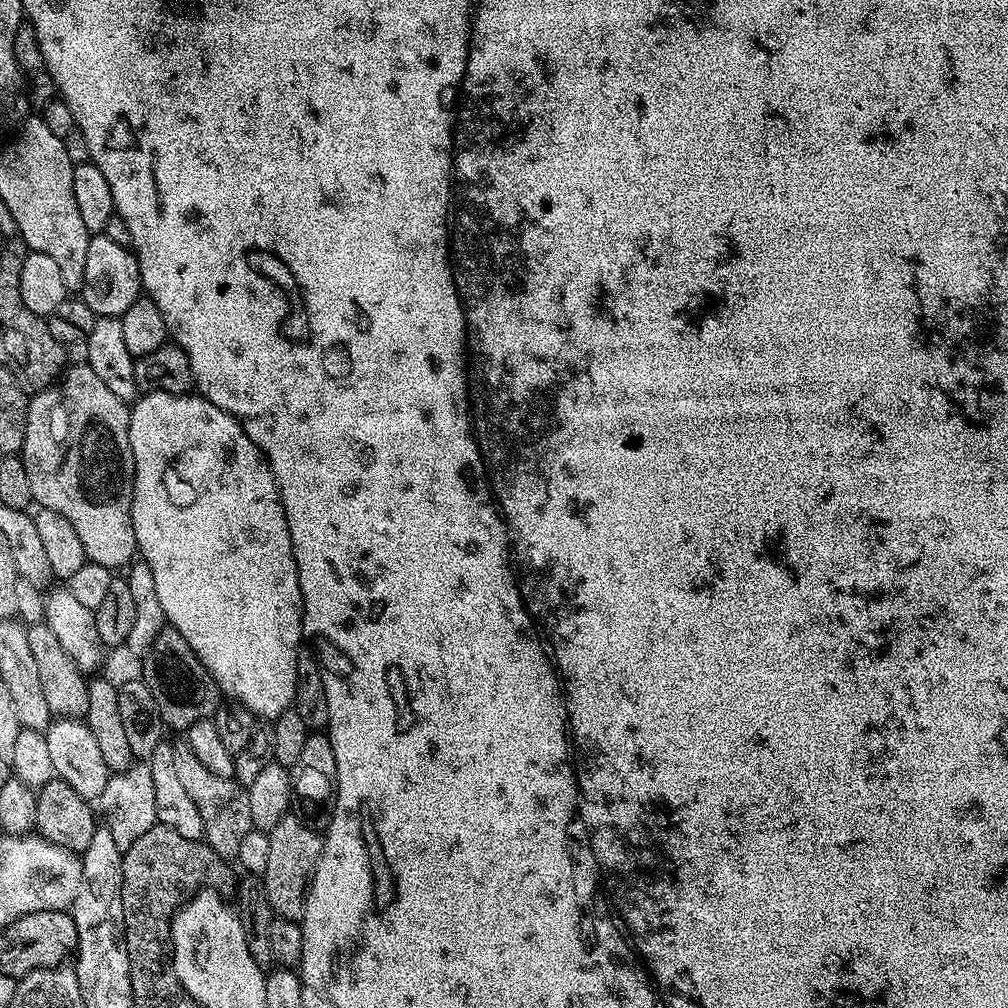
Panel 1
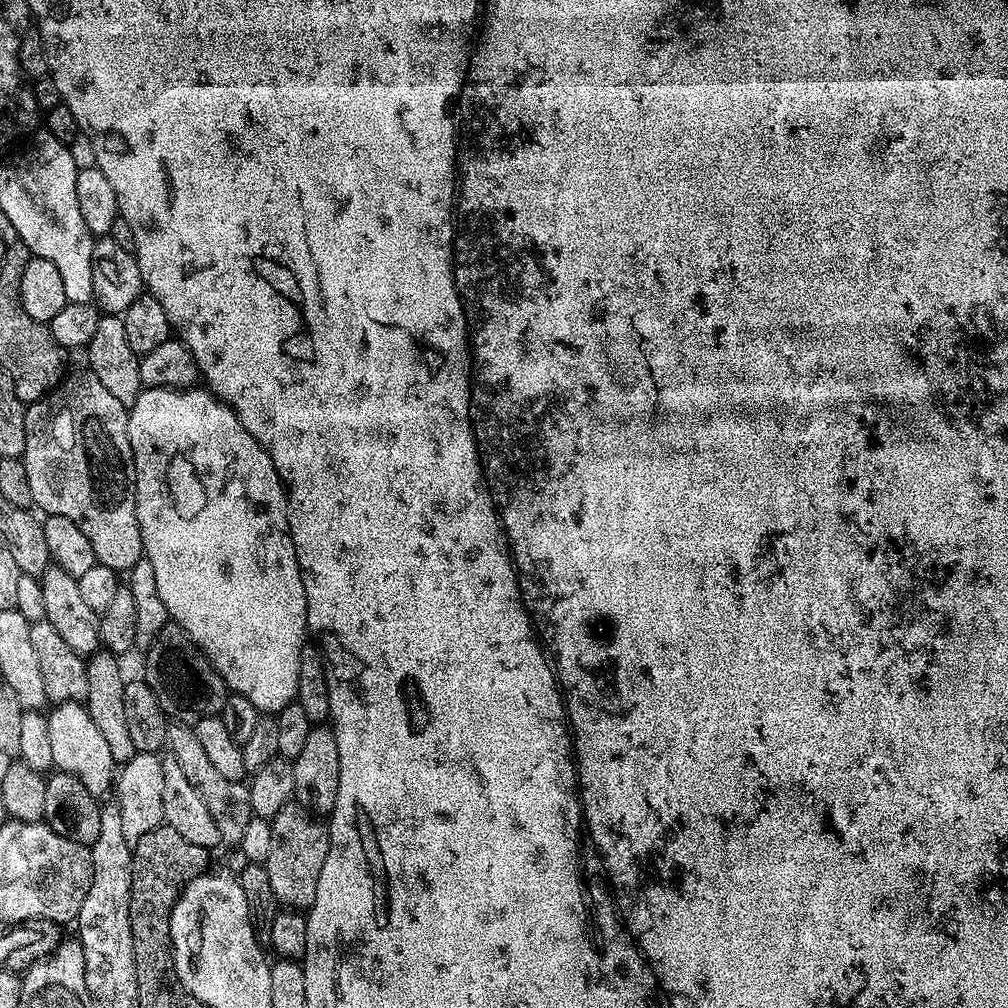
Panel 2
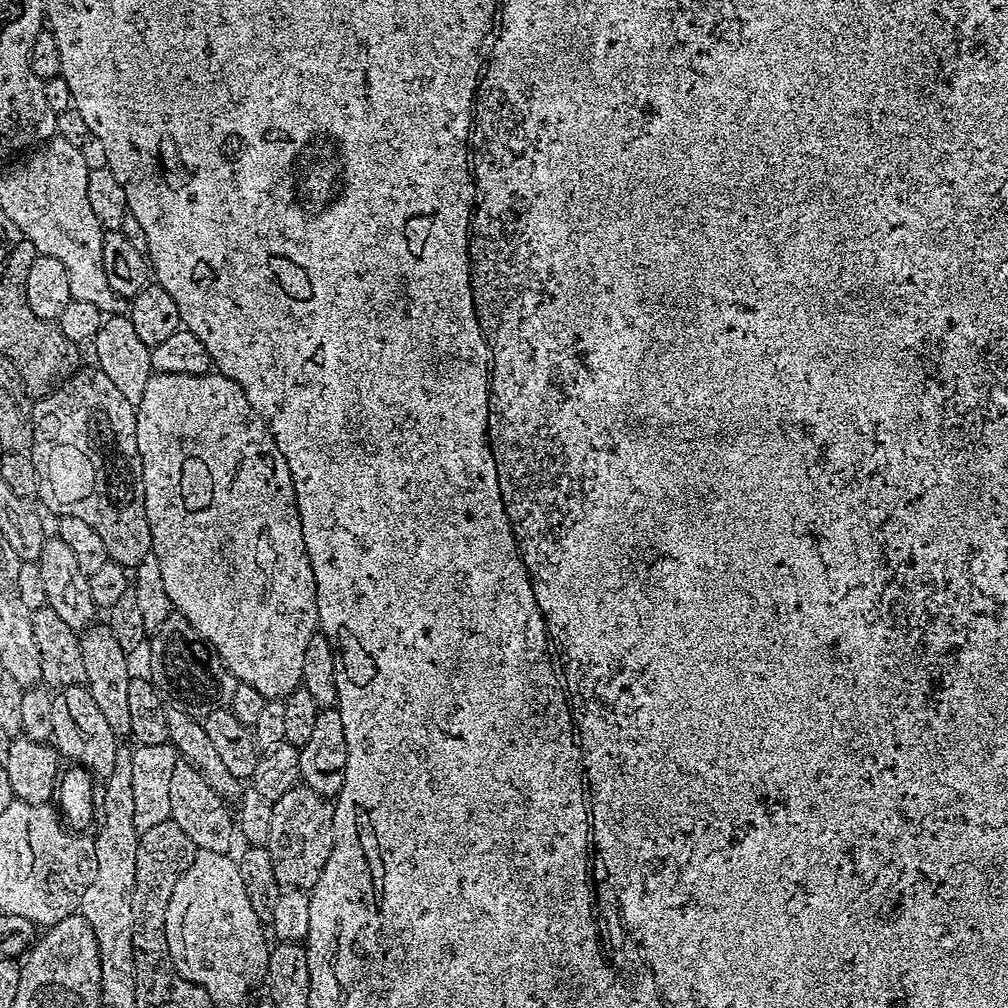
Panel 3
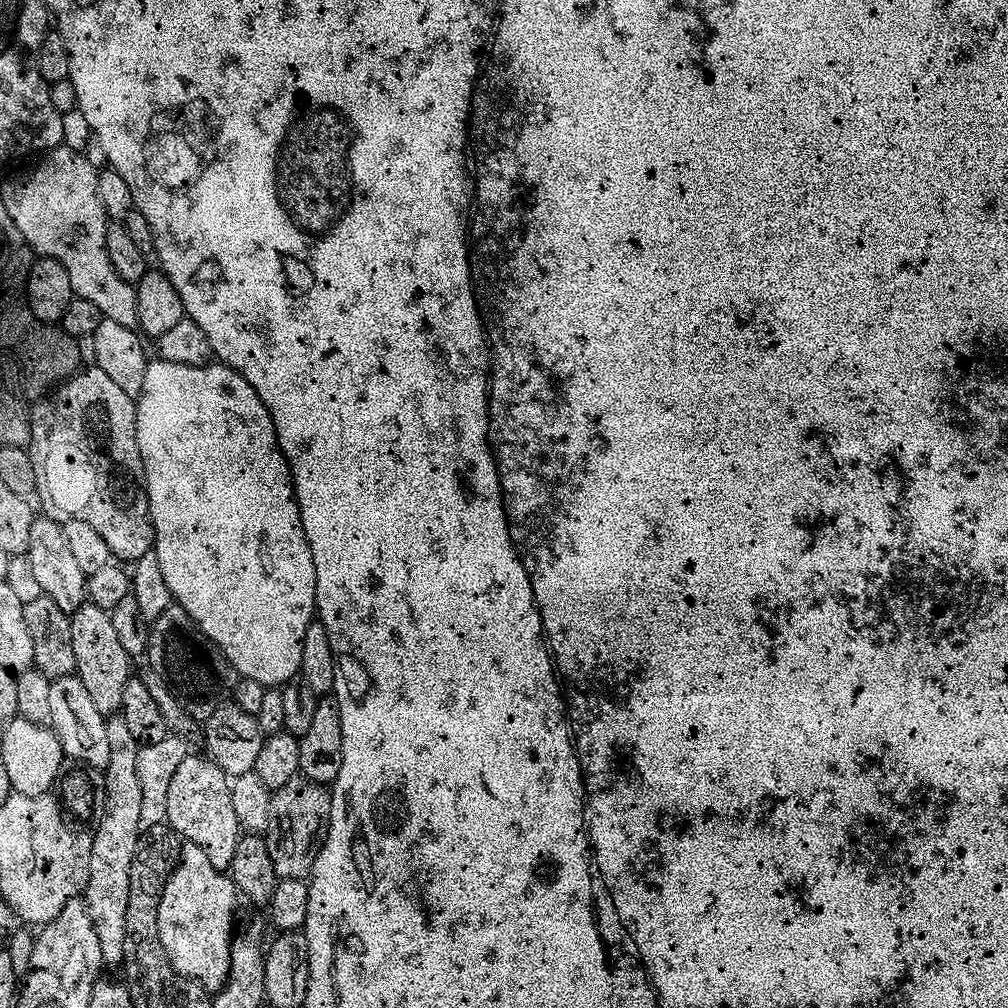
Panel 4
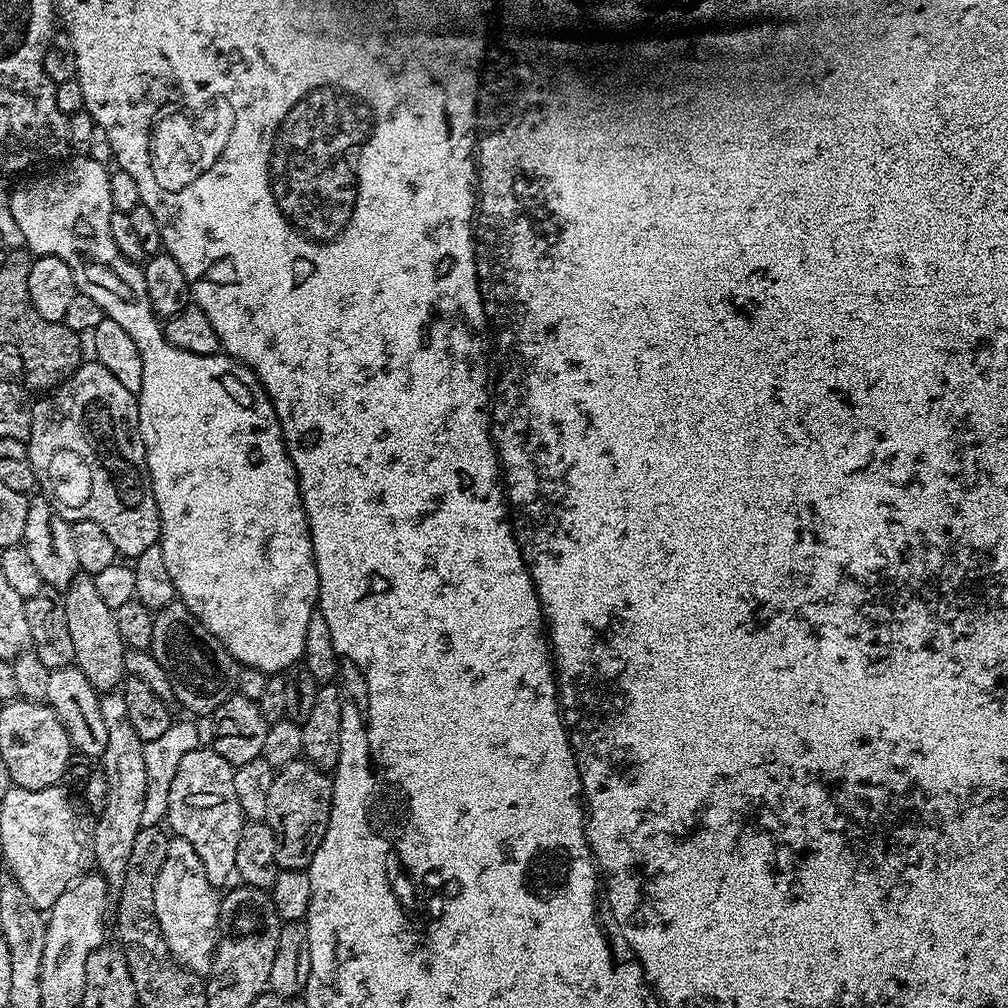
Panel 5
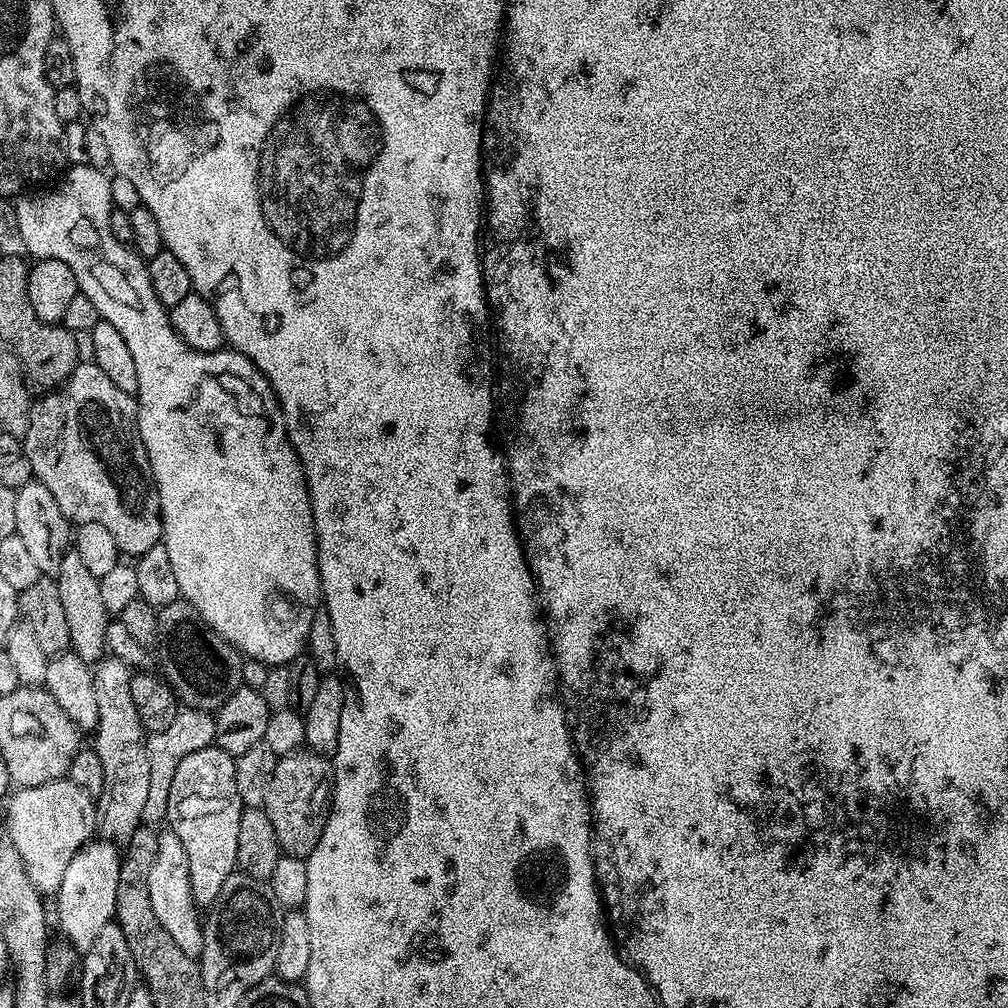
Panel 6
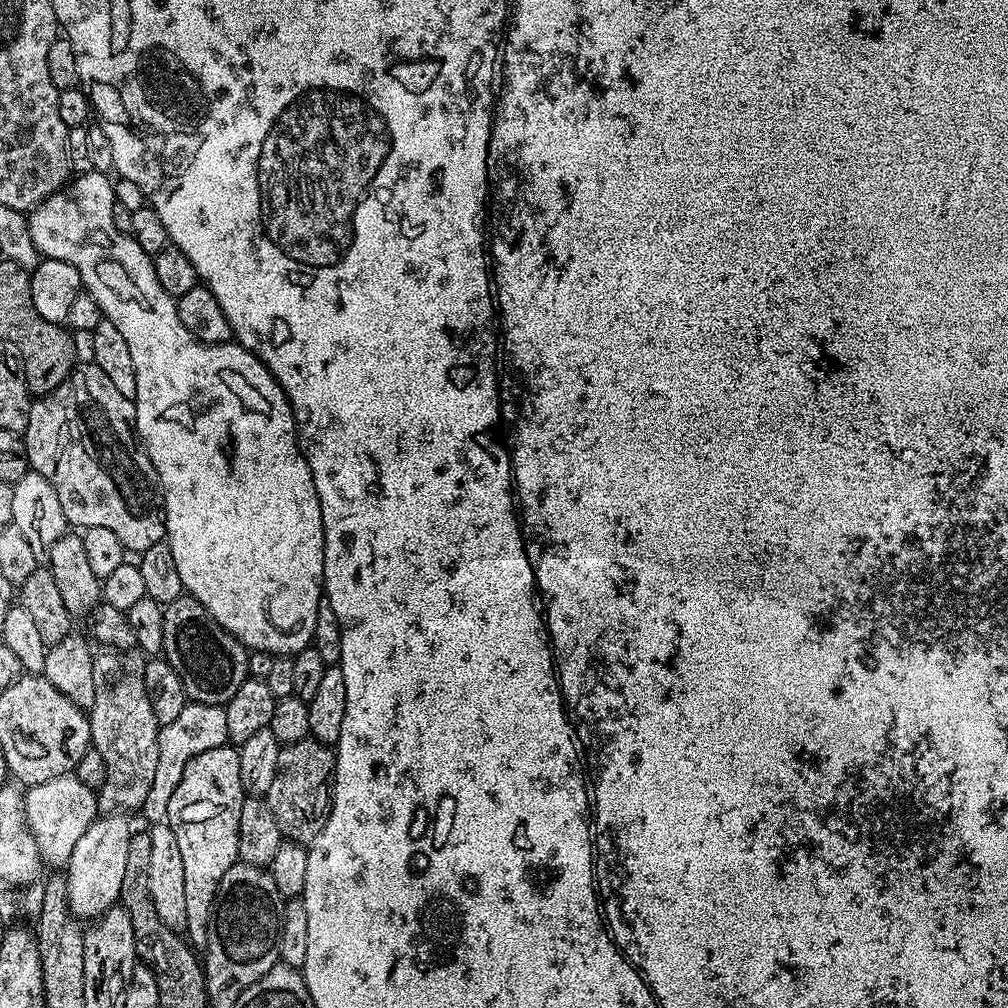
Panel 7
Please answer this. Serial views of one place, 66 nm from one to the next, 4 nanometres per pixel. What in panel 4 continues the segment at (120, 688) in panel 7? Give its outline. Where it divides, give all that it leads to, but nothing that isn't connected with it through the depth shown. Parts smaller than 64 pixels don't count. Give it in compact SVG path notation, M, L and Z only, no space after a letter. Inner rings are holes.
M120 714L108 720L108 737L110 762L102 769L102 811L95 821L96 832L91 833L90 878L82 893L82 900L90 914L90 922L94 922L94 932L98 934L98 946L102 946L104 964L120 966L124 963L126 946L126 902L130 902L130 866L134 862L136 844L142 835L142 789L138 782L140 745L136 743L134 734L130 734Z

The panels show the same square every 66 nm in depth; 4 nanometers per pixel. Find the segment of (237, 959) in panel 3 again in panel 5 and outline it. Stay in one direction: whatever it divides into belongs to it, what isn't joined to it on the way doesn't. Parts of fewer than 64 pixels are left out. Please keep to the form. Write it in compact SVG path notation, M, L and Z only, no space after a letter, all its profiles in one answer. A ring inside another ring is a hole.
M173 835L167 841L166 858L156 875L154 910L172 956L192 972L208 974L212 971L216 937L220 931L221 899L217 885L206 878L206 870L194 846L190 846L186 838Z

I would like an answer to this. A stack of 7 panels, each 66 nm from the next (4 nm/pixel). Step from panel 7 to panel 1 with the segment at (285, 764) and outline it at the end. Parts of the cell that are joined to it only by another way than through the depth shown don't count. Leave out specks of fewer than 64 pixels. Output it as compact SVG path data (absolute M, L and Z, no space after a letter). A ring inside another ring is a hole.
M289 814L276 823L268 832L270 859L267 870L262 874L266 896L277 917L299 921L304 914L304 903L312 887L312 879L324 849L321 833L316 833L311 823L300 814Z

